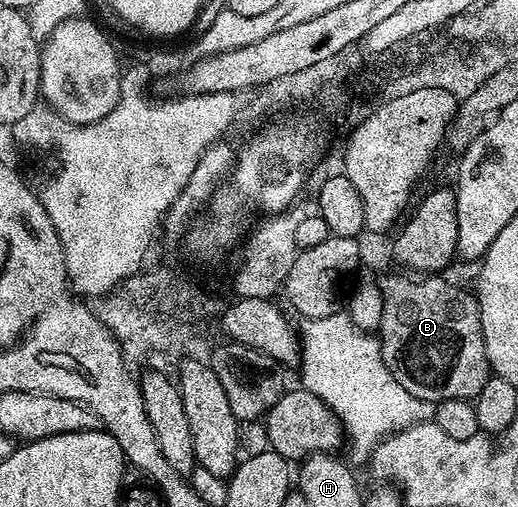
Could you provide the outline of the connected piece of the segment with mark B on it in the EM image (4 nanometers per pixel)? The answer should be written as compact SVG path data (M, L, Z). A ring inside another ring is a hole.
M403 271L398 272L391 273L388 277L383 275L378 278L379 286L383 291L384 314L381 317L377 336L381 347L381 355L385 359L385 367L389 367L393 379L397 379L397 383L401 383L401 387L405 387L405 391L409 391L409 395L417 395L417 399L436 402L445 399L475 398L481 391L481 387L485 387L488 377L492 376L491 365L487 361L487 352L485 351L485 335L481 327L481 311L479 310L476 294L474 292L466 293L465 290L458 289L453 282L446 281L446 276L443 275L408 275Z

